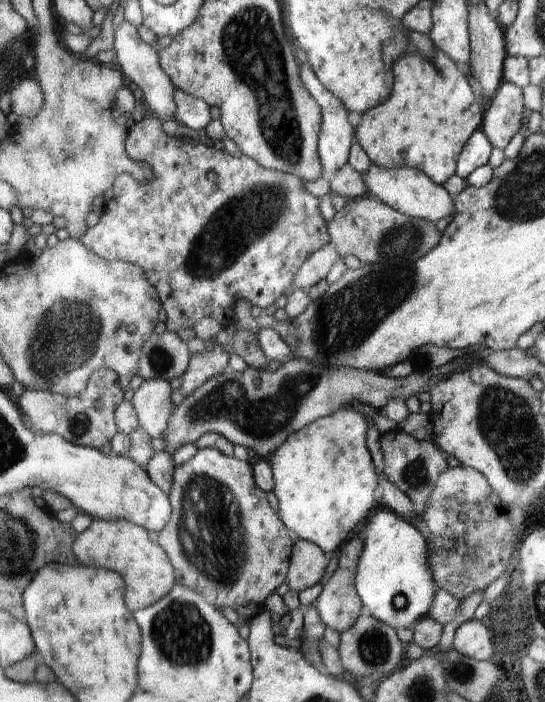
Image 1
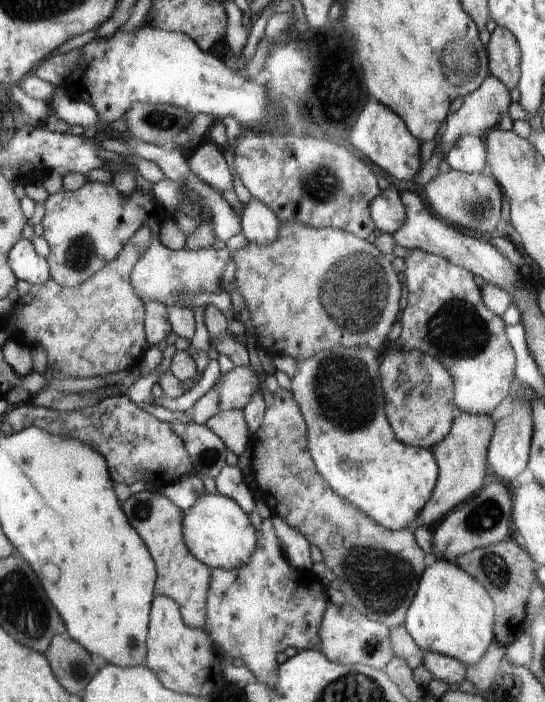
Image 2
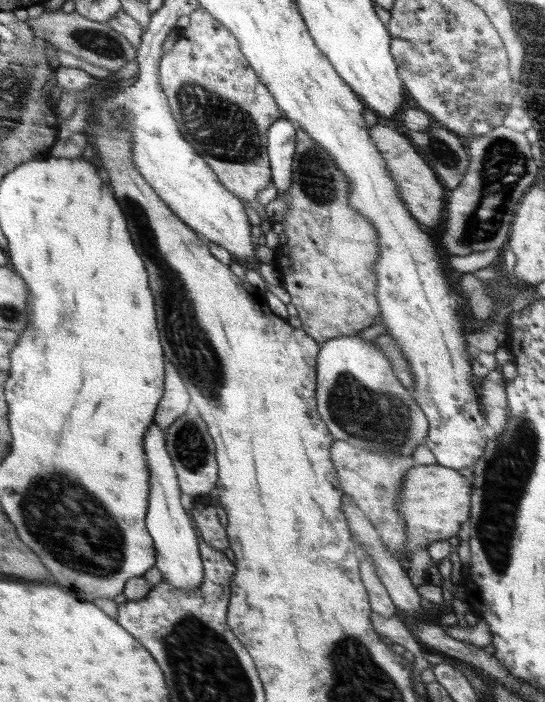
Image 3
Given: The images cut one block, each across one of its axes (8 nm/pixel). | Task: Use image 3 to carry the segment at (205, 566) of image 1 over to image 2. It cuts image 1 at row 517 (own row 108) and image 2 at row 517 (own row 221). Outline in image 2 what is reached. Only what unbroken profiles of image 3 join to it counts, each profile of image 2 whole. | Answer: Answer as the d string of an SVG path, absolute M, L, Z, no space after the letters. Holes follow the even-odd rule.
M271 517L262 520L259 544L255 556L248 566L236 570L215 568L211 574L211 590L207 596L208 622L205 626L218 646L223 647L231 660L240 658L256 678L258 684L274 686L278 682L279 663L277 654L293 646L299 650L318 648L322 641L320 626L326 615L326 586L317 582L311 571L297 569L287 561L283 554L280 538L276 534L275 523Z

